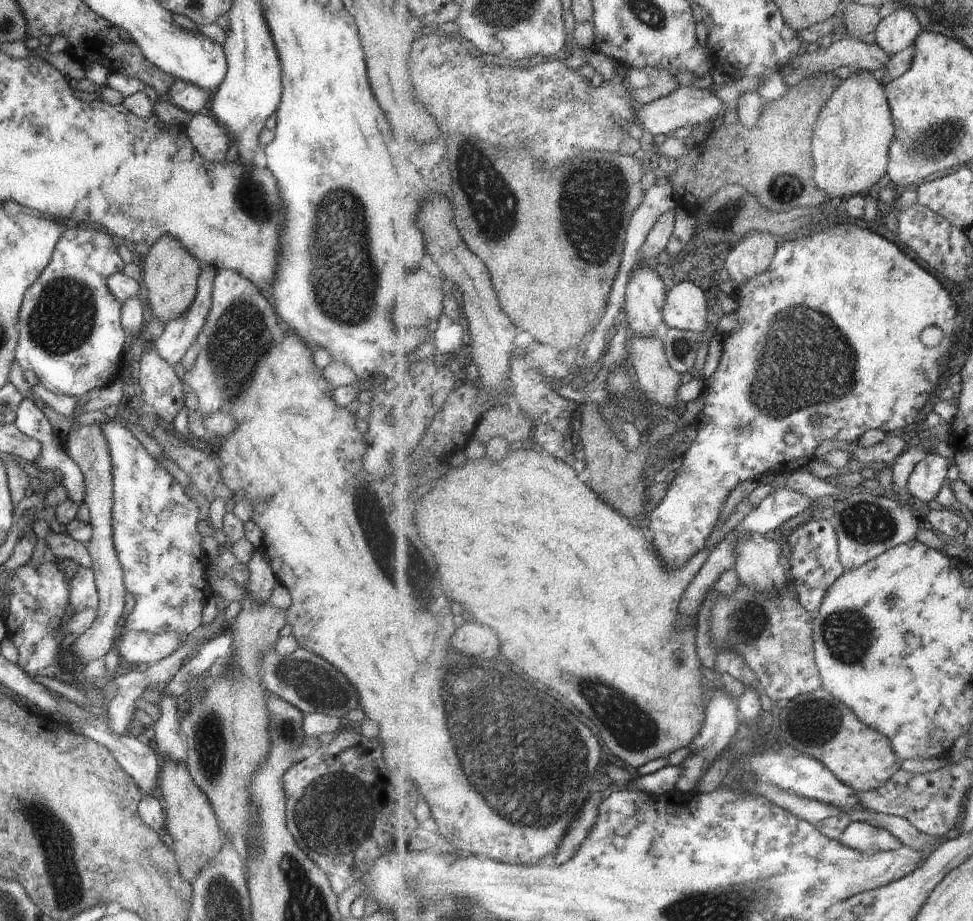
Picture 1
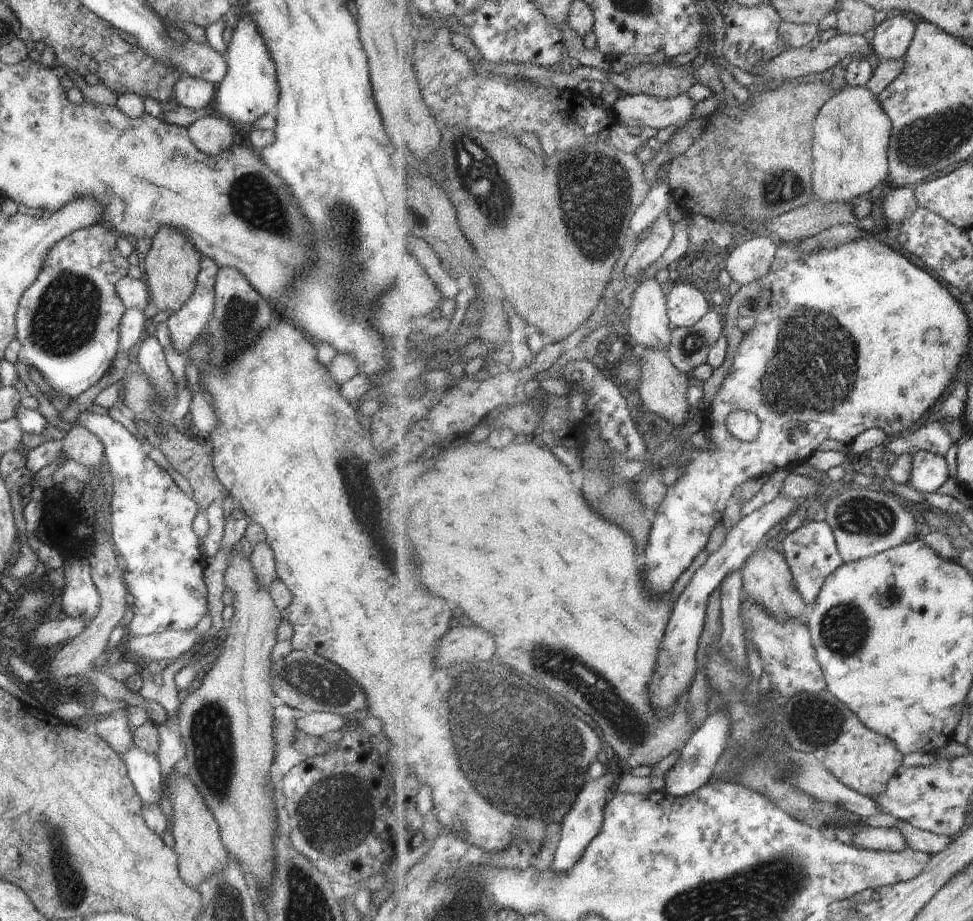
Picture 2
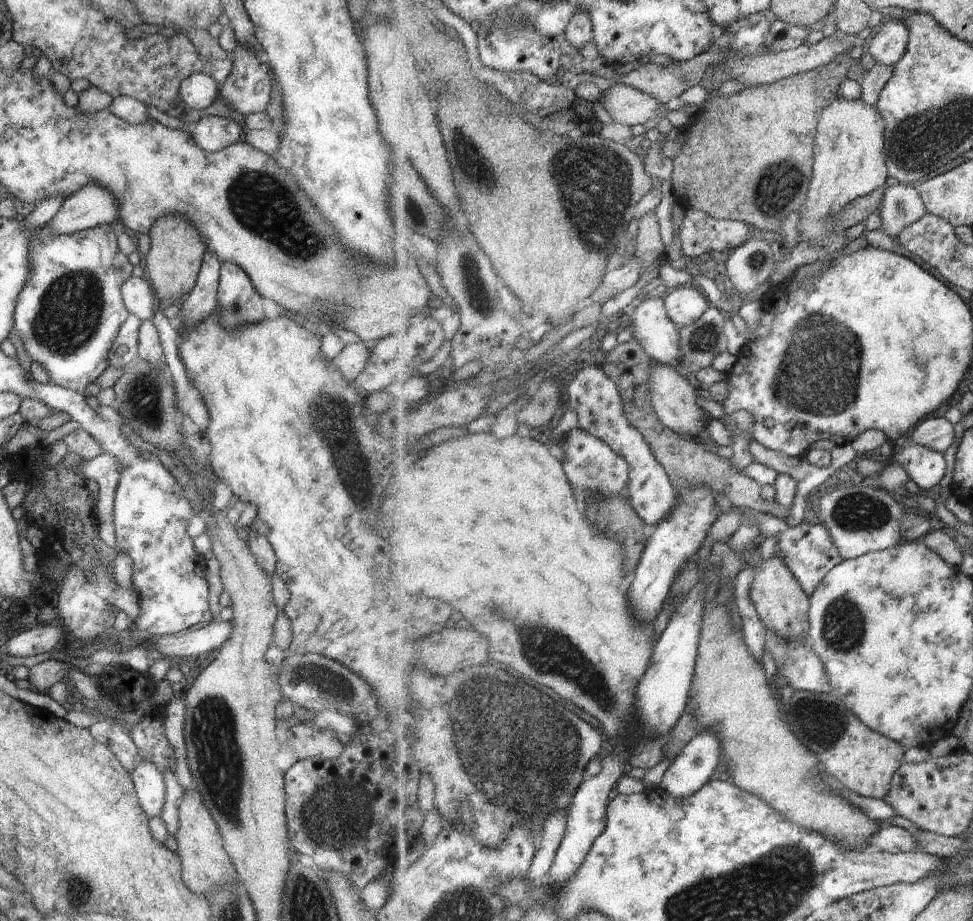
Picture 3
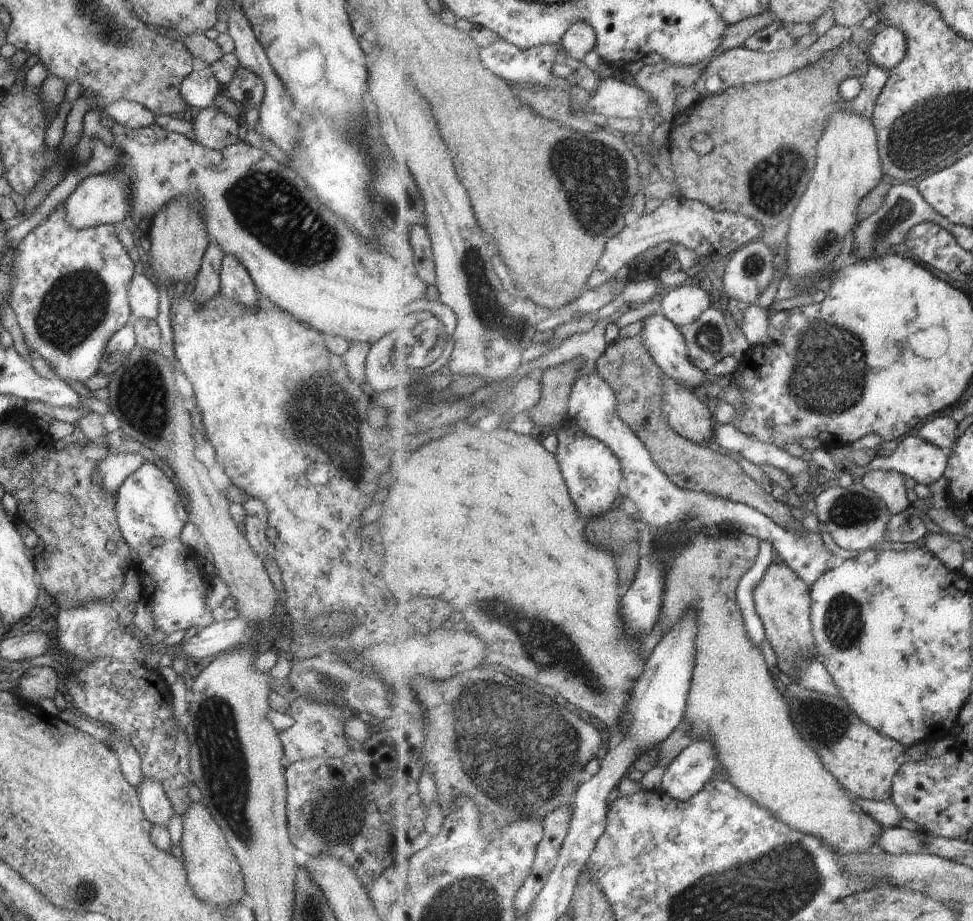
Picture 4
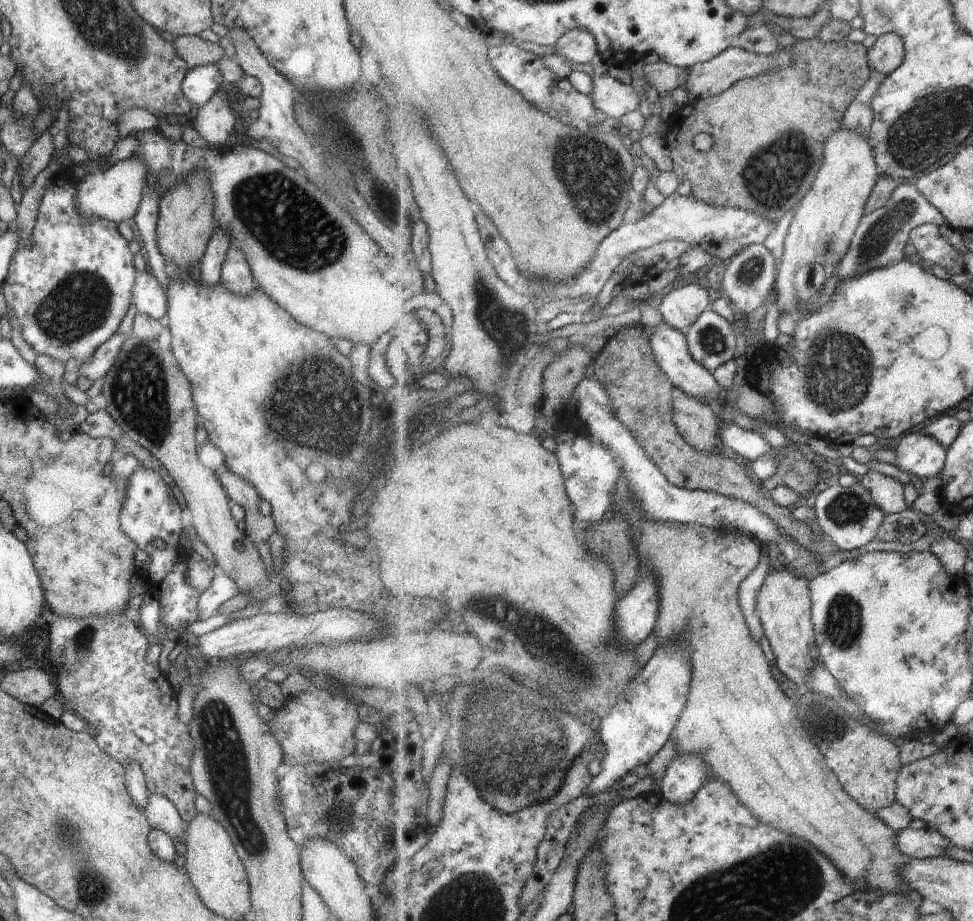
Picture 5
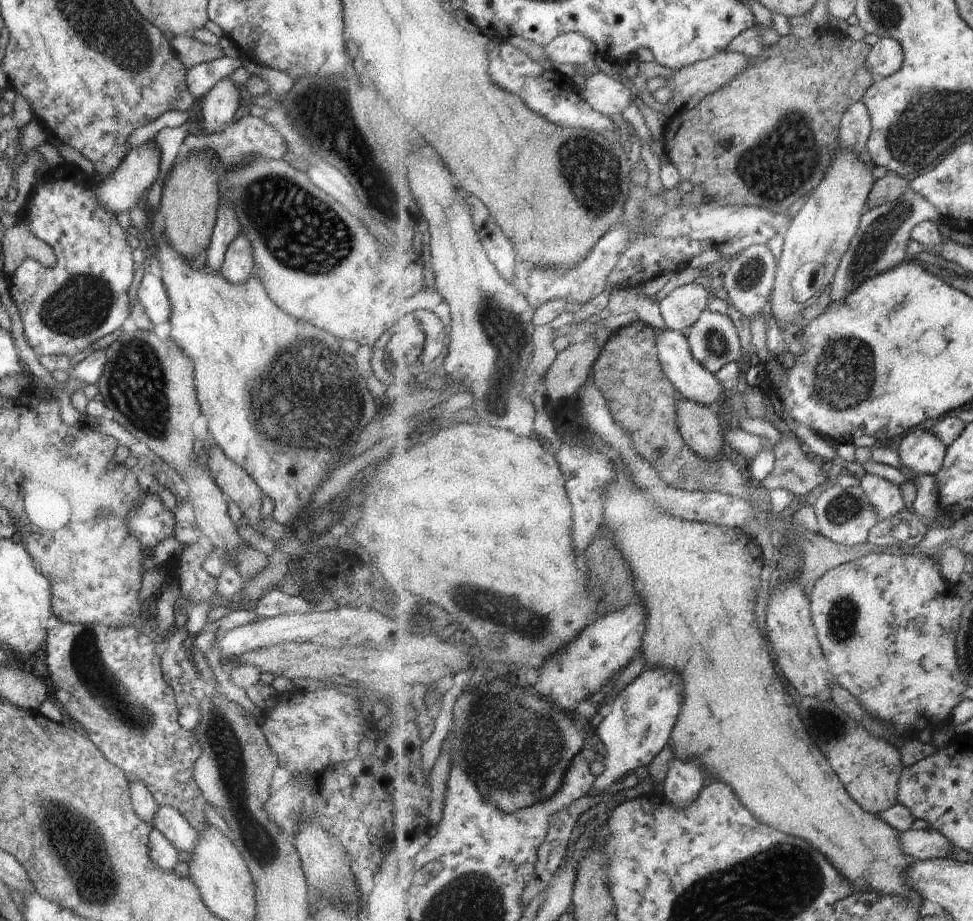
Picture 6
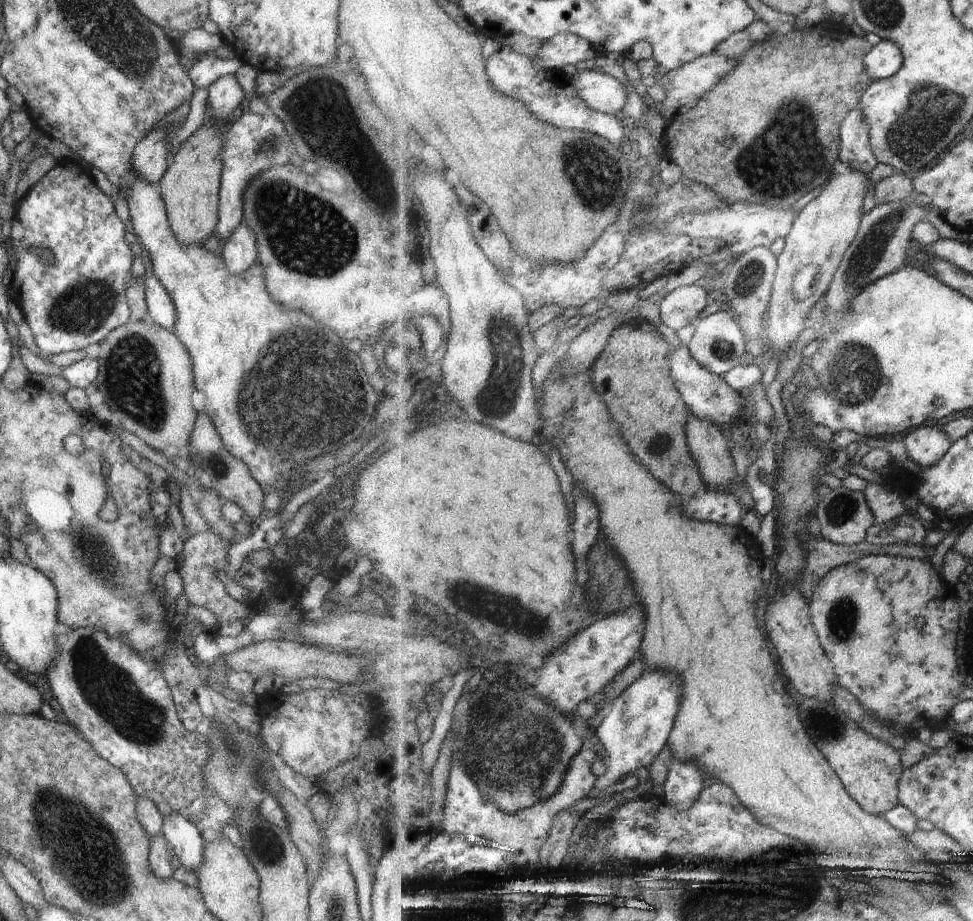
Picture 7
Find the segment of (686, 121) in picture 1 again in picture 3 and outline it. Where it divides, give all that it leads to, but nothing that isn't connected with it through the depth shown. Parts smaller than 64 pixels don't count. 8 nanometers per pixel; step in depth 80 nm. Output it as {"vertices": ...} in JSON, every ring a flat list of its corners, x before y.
{"vertices":[[611,83,610,89,603,92,601,106,618,123,628,127,642,126,649,119,660,120,665,118,664,113,669,112,667,104,637,88,621,83]]}

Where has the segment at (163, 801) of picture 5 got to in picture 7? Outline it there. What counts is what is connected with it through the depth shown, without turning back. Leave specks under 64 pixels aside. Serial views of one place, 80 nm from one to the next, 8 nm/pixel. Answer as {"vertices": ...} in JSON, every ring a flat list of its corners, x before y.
{"vertices":[[176,814,163,815,160,834,181,866,195,870,202,863,205,841,193,823]]}

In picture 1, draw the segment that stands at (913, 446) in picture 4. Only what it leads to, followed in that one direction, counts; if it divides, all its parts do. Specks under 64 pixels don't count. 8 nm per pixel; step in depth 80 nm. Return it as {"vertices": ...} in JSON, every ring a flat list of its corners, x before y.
{"vertices":[[927,453,909,477,908,492,914,498,934,506,935,497,947,480,945,477,947,476,947,465,947,458,935,453]]}

